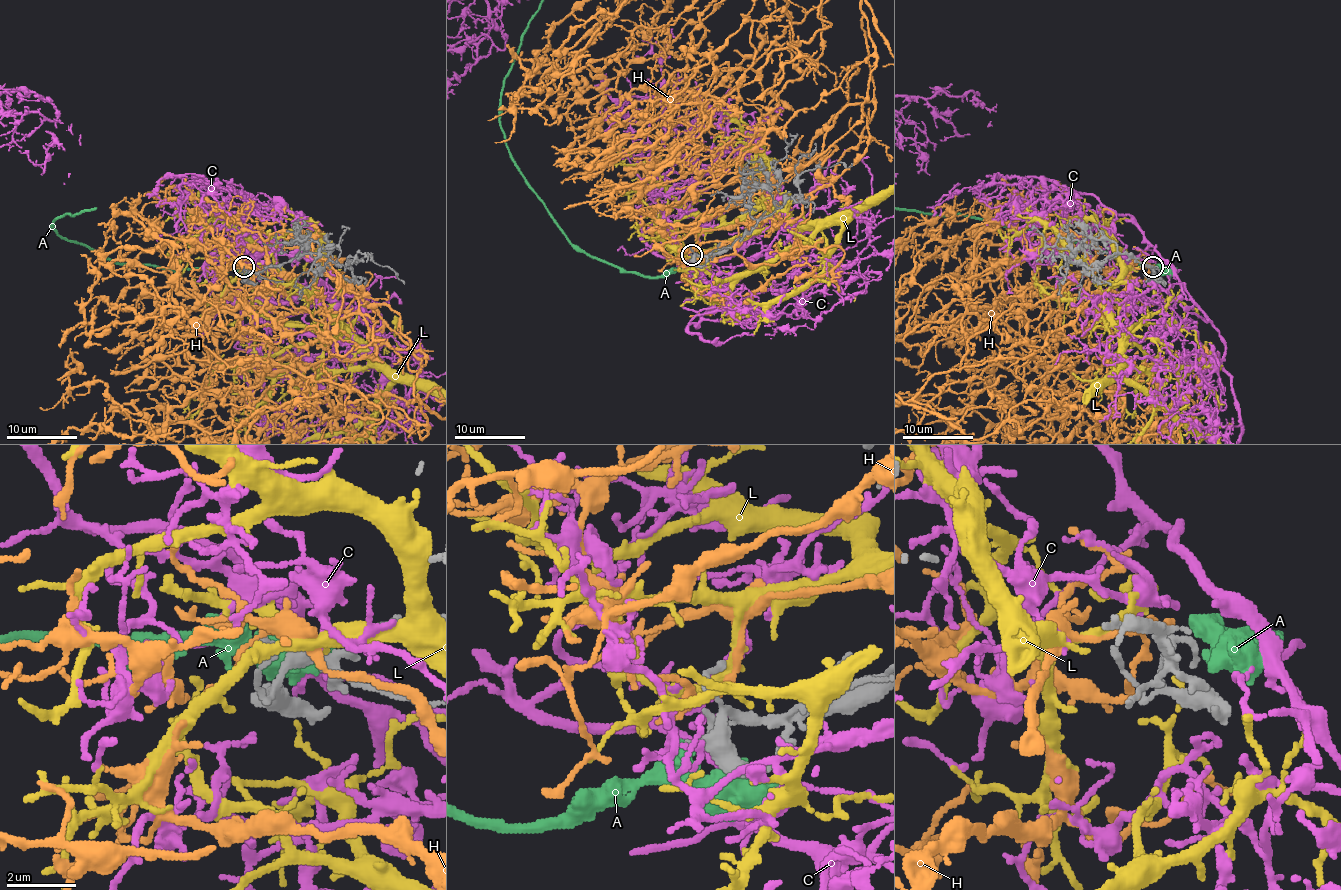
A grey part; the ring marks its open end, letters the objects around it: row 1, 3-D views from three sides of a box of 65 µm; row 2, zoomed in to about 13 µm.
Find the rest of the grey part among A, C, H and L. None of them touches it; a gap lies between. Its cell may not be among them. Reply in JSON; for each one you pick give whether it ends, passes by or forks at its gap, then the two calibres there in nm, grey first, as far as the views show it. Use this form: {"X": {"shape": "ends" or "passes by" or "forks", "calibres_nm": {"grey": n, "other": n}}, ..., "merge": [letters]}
{"C": {"shape": "forks", "calibres_nm": {"grey": 160, "other": 320}}, "merge": ["C"]}

